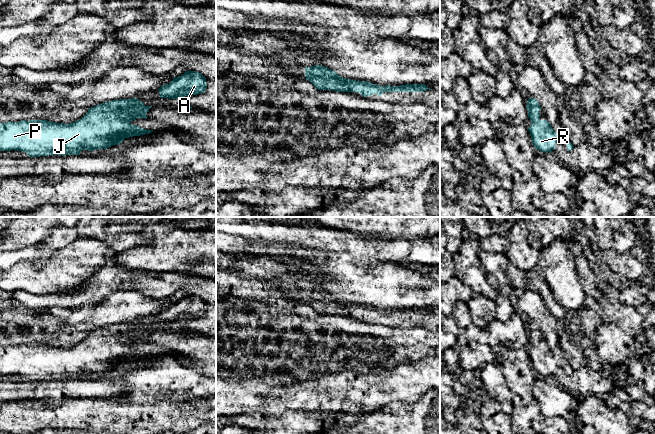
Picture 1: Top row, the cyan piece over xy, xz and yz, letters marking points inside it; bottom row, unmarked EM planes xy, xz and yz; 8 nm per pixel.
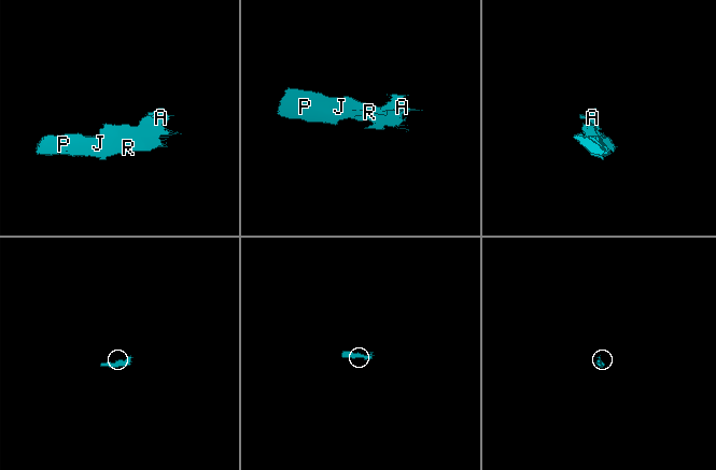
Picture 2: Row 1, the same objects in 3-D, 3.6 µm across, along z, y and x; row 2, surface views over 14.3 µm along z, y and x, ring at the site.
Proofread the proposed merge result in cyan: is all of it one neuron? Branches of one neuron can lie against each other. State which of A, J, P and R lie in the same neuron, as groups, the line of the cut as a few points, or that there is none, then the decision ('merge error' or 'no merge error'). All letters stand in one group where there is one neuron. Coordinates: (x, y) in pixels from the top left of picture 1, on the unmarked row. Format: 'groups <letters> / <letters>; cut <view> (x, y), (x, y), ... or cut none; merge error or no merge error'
groups A J P R; cut none; no merge error

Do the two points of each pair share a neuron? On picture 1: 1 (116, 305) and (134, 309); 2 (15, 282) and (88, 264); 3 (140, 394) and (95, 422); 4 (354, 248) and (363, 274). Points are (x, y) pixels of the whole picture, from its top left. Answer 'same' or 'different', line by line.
1: same
2: same
3: different
4: different

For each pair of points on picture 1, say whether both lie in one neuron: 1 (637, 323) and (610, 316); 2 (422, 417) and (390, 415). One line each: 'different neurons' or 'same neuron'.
1: same neuron
2: same neuron

